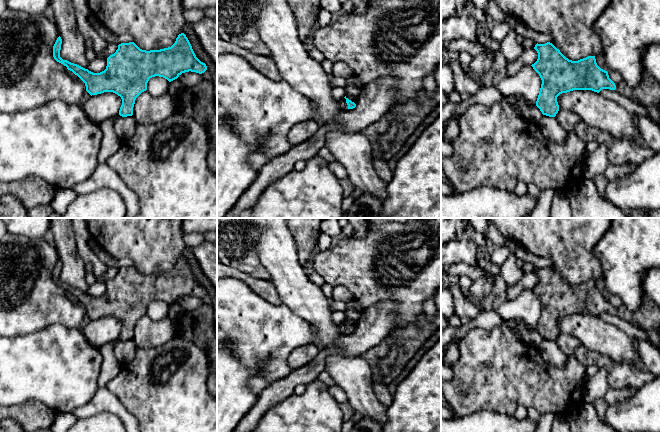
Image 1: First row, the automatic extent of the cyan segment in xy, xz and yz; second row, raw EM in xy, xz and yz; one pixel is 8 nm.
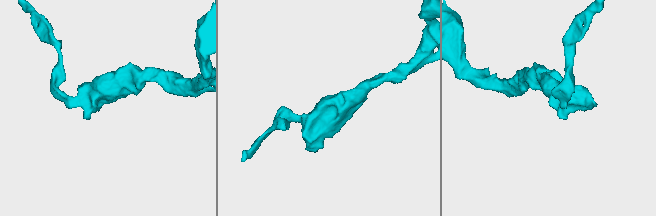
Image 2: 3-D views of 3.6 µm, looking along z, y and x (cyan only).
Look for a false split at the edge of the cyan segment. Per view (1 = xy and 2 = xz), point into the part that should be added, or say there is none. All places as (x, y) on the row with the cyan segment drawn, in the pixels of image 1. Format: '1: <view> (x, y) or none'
1: none
2: none

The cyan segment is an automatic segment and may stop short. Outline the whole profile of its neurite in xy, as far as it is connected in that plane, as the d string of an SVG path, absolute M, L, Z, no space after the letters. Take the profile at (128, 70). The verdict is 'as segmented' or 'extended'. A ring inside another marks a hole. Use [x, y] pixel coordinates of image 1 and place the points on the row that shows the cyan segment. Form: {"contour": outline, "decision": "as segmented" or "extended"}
{"contour": "M184 33L178 35L171 47L160 50L146 51L134 42L121 43L116 52L107 58L106 69L100 73L63 60L60 57L61 44L59 36L53 46L54 59L77 75L91 96L104 92L120 96L122 105L119 115L122 117L133 115L135 100L147 90L150 78L159 76L171 82L182 73L202 74L207 70L206 64L196 57Z", "decision": "as segmented"}

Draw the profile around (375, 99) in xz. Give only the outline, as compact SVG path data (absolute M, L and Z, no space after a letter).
M384 76L363 86L356 107L344 110L337 118L346 132L362 131L389 112L396 95L396 78Z

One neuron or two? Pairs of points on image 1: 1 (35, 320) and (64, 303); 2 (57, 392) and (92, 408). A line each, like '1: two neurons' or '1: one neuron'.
1: one neuron
2: two neurons

